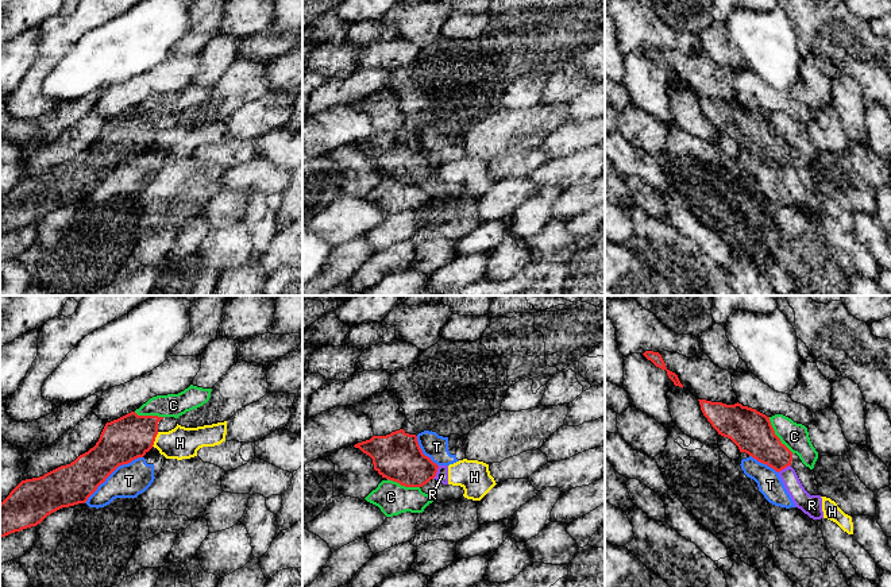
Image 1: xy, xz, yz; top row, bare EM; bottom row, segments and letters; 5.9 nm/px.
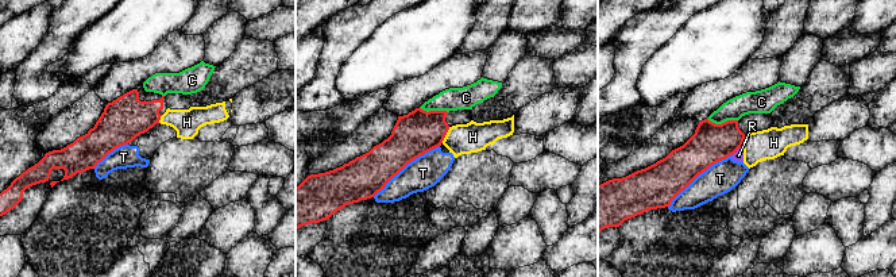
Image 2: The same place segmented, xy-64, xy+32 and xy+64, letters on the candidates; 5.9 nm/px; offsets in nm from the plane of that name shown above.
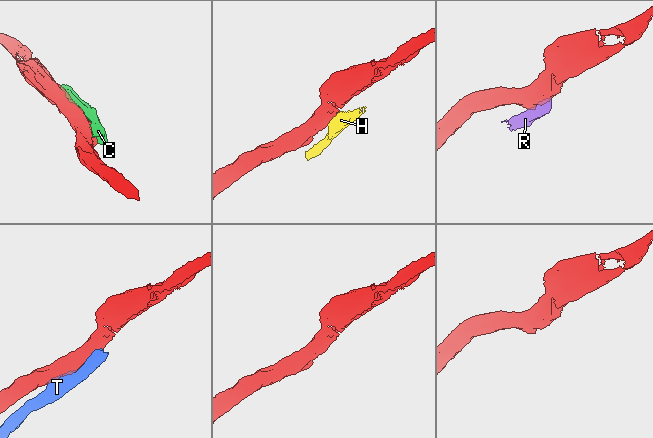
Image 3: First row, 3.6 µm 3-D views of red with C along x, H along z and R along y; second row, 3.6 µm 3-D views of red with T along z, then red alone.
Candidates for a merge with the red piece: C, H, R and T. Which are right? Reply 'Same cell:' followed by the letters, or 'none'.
Same cell: none

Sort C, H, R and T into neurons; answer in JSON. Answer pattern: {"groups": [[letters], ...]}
{"groups": [["C"], ["H", "R"], ["T"]]}

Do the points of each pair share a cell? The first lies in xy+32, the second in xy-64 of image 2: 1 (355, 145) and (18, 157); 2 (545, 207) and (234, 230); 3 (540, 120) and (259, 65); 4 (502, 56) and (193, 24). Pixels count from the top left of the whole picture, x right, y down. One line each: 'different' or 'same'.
1: different
2: different
3: different
4: different

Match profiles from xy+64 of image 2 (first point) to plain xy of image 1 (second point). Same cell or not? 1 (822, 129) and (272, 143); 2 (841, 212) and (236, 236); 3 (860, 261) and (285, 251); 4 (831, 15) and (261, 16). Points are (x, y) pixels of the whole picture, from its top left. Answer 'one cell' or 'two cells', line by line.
1: two cells
2: two cells
3: one cell
4: one cell

